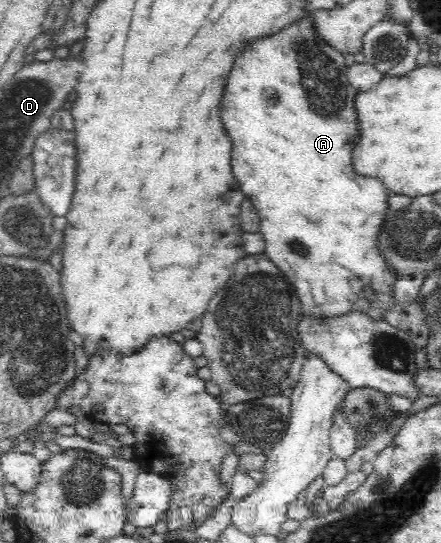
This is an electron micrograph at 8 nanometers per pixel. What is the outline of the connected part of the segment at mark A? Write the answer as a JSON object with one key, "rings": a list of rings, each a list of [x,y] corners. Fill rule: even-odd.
{"rings":[[[297,21],[295,25],[287,27],[285,31],[261,39],[253,43],[245,53],[241,53],[233,65],[233,71],[227,81],[227,89],[221,101],[221,119],[227,129],[227,135],[233,141],[231,152],[232,173],[235,181],[239,181],[240,191],[250,197],[254,209],[258,211],[260,217],[260,232],[265,238],[266,247],[264,254],[285,274],[285,277],[295,286],[295,294],[299,296],[300,317],[317,317],[319,321],[331,317],[347,316],[347,313],[359,312],[367,313],[371,320],[385,320],[386,313],[394,305],[394,291],[392,287],[396,281],[396,272],[386,263],[386,259],[379,253],[379,246],[371,253],[371,239],[379,241],[378,237],[382,232],[382,225],[387,214],[391,211],[388,205],[388,197],[392,194],[387,193],[387,188],[383,189],[383,183],[375,177],[359,176],[353,170],[351,155],[351,141],[355,141],[355,133],[359,131],[359,118],[357,118],[355,98],[359,93],[347,79],[346,66],[343,54],[337,52],[333,46],[321,40],[315,29],[311,26],[311,21]]]}

